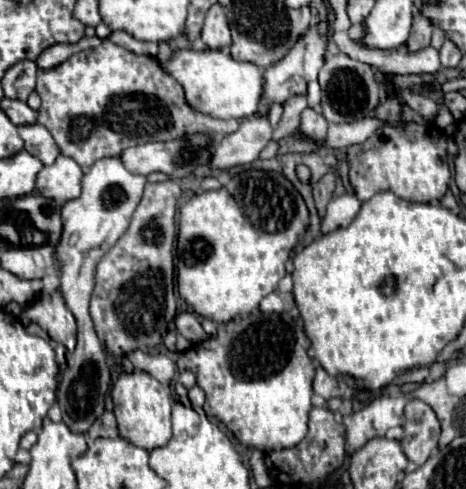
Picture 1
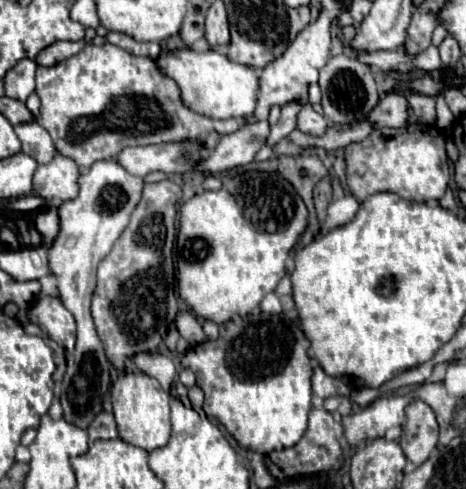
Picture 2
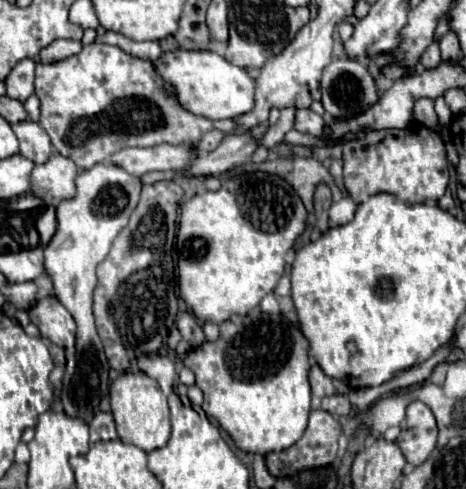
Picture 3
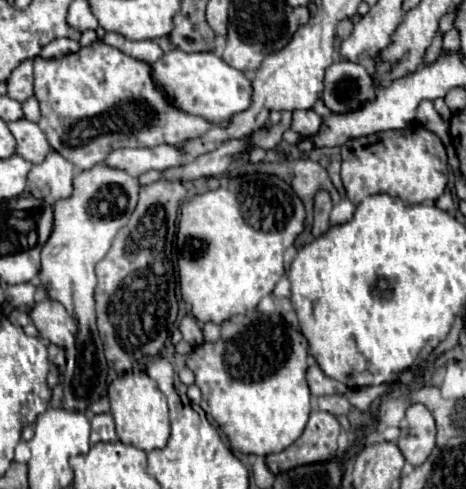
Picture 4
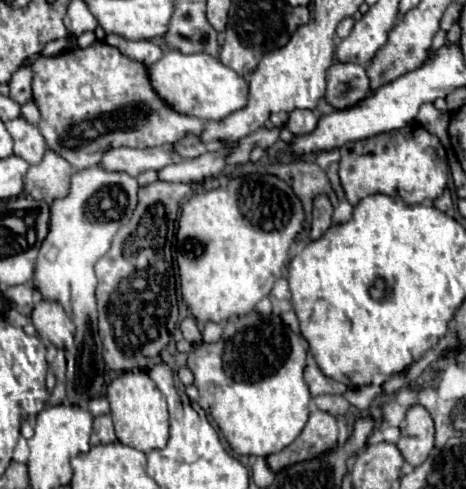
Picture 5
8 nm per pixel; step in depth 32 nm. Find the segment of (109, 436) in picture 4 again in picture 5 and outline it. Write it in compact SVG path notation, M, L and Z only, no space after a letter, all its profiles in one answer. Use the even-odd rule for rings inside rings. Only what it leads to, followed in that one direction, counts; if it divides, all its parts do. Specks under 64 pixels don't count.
M98 416L94 420L92 444L112 444L112 442L116 442L116 436L114 436L114 426L110 416Z

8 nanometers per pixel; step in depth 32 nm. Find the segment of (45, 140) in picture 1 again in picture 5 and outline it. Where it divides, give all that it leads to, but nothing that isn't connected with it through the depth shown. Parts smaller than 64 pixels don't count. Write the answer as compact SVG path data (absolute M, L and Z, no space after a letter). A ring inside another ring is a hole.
M24 118L8 120L6 128L14 140L14 154L20 156L22 160L28 160L28 164L38 164L44 152L48 150L40 130L28 124Z

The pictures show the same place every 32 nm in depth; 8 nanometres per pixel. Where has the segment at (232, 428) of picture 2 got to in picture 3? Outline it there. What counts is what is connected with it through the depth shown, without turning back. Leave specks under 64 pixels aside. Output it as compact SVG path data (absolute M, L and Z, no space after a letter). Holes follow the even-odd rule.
M254 312L240 316L240 320L228 320L222 324L222 334L216 342L204 342L196 346L186 358L188 366L196 374L196 386L204 392L202 410L210 414L232 438L234 446L244 452L268 454L290 448L306 430L310 414L310 384L308 384L308 340L280 314Z

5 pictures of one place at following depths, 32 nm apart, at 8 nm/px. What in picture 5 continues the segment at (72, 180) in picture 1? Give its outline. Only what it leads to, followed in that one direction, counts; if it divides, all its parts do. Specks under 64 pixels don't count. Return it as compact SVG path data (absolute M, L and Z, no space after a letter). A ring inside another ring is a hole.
M48 150L44 160L36 166L30 166L24 176L24 192L34 200L52 202L68 194L68 182L74 174L74 168L56 152Z

